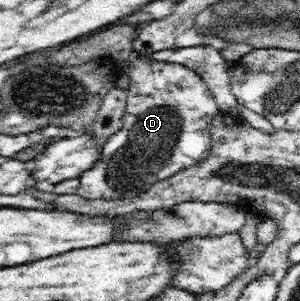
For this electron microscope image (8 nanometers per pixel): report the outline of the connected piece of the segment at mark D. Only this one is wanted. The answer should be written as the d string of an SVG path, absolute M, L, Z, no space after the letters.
M140 60L127 68L129 86L122 125L102 146L93 168L83 172L77 194L87 199L133 198L181 170L199 164L211 148L211 122L218 105L193 70L178 63Z

